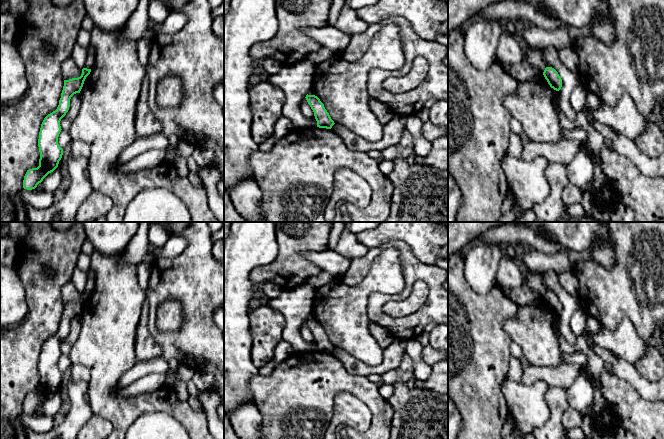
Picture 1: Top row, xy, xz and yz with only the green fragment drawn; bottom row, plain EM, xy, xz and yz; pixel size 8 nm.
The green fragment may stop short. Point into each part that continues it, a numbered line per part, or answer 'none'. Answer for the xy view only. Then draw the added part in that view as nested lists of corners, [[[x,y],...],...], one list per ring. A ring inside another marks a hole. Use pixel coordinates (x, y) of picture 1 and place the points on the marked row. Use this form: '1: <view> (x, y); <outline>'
none

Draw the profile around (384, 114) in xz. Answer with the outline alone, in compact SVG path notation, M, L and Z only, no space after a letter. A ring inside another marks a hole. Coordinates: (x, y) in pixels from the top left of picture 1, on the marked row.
M369 98L368 102L370 109L383 125L389 123L396 115L393 110L376 99Z

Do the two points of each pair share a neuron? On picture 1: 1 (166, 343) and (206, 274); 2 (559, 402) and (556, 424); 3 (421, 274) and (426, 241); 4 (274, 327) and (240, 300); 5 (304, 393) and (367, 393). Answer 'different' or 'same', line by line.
1: same
2: same
3: different
4: different
5: same

